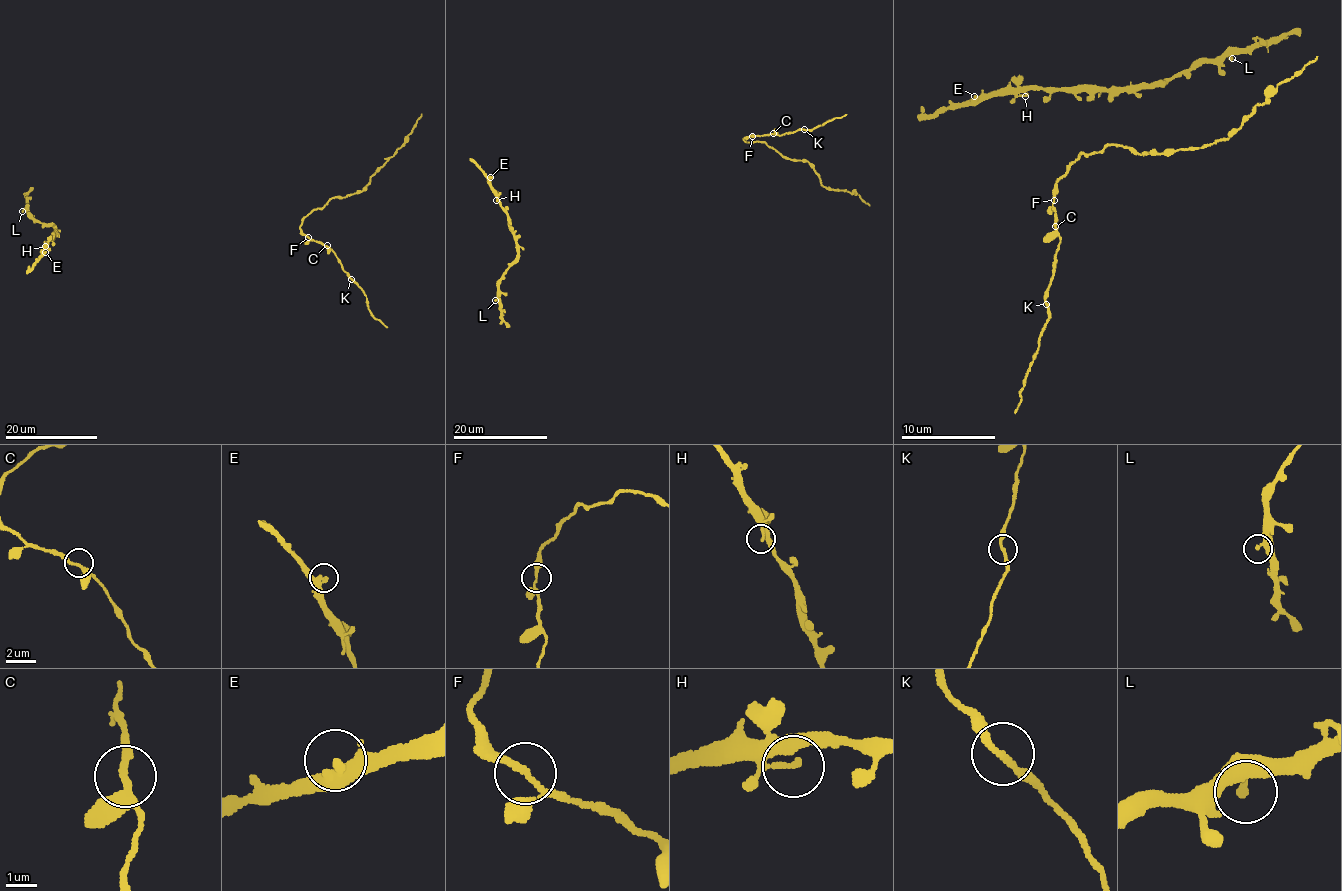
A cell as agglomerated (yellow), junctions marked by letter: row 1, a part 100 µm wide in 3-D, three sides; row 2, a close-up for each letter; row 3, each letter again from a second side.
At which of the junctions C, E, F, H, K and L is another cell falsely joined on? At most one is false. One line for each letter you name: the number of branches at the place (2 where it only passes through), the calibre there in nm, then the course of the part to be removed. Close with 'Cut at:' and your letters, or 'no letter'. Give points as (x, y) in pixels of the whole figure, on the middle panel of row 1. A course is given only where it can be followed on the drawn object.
Cut at: no letter

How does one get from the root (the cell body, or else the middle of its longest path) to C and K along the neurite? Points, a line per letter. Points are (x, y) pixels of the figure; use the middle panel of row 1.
C: (742, 140), (773, 133)
K: (742, 140), (755, 135), (780, 136), (804, 129)

